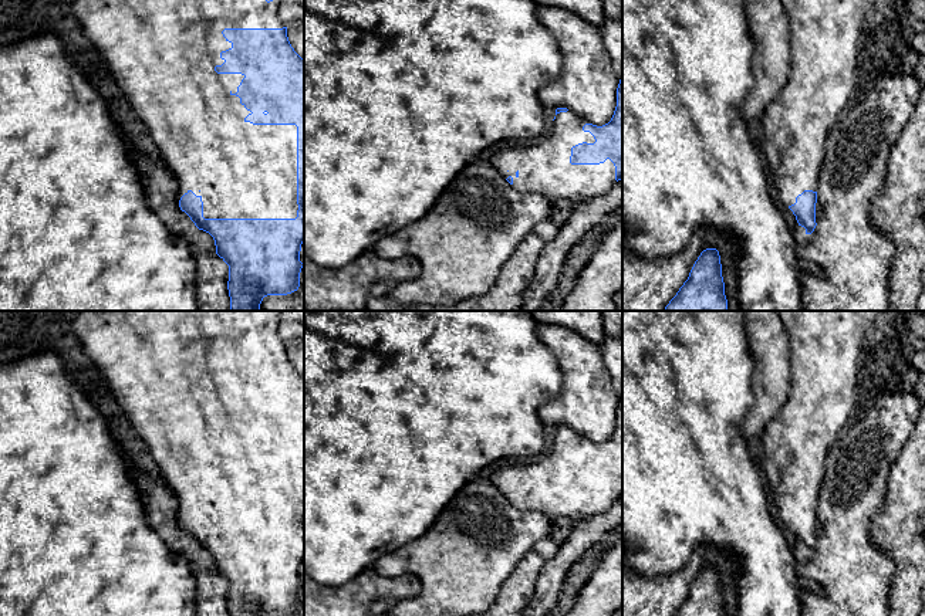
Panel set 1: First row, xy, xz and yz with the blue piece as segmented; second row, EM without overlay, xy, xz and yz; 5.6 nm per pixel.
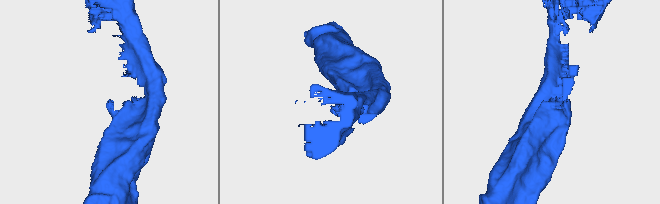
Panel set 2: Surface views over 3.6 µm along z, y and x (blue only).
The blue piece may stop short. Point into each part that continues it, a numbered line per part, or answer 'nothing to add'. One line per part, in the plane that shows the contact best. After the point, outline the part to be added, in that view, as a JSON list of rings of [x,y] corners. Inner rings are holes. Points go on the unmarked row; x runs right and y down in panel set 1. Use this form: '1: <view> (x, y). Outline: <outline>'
1: xy (162, 366). Outline: [[[78,311],[72,329],[85,355],[105,376],[114,397],[119,403],[129,424],[146,443],[161,474],[166,480],[169,488],[175,493],[178,501],[178,517],[192,508],[203,519],[205,537],[296,537],[297,535],[297,444],[296,443],[253,443],[244,436],[251,431],[240,422],[240,416],[234,412],[244,393],[242,392],[217,392],[216,383],[222,383],[225,378],[220,370],[232,366],[222,349],[225,346],[283,346],[286,345],[278,335],[281,311],[270,321],[266,319],[266,311]]]

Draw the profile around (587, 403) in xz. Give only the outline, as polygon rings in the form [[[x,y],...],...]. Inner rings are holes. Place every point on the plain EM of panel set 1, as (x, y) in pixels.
[[[539,324],[537,335],[540,342],[554,353],[563,373],[563,386],[558,395],[539,409],[540,420],[548,426],[567,426],[597,444],[608,441],[617,424],[620,396],[612,387],[611,375],[602,359],[602,349],[580,334],[556,324]]]

